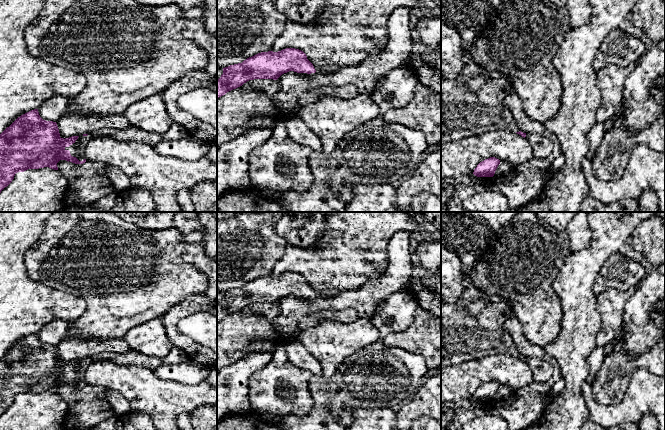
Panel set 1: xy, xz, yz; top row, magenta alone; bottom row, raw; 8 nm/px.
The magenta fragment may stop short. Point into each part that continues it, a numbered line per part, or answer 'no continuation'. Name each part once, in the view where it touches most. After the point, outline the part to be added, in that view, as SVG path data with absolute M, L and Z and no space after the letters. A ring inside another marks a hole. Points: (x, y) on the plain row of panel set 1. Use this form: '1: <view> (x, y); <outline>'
1: xy (131, 357); M129 349L124 353L104 352L90 357L87 360L80 359L78 363L65 374L69 374L71 380L76 381L79 385L85 382L84 374L87 367L94 361L112 361L120 365L138 365L150 370L155 370L163 365L163 359L154 356L141 354L133 349Z

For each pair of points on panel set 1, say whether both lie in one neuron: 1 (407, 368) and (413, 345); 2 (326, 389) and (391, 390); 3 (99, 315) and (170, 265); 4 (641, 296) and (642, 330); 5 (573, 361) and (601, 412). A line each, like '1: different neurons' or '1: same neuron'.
1: different neurons
2: same neuron
3: same neuron
4: same neuron
5: different neurons

